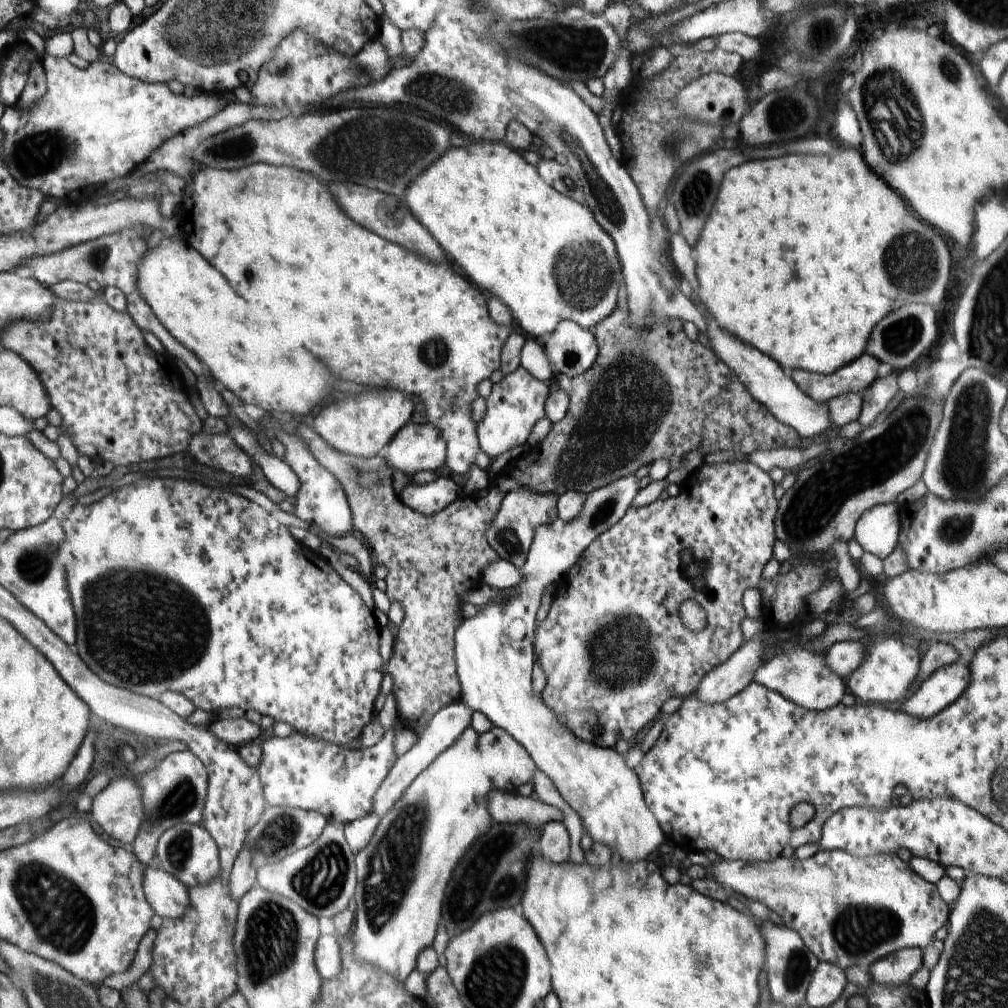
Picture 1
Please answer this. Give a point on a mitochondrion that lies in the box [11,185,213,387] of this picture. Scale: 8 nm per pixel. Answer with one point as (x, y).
(97, 258)

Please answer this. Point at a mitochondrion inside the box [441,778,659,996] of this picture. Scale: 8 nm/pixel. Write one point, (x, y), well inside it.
(483, 869)

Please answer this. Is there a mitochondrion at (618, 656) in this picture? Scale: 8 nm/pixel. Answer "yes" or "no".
yes

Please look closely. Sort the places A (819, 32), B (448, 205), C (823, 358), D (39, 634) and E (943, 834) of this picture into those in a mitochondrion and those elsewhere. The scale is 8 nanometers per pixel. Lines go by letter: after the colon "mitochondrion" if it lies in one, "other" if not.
A: mitochondrion
B: other
C: other
D: other
E: other

